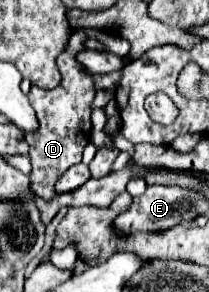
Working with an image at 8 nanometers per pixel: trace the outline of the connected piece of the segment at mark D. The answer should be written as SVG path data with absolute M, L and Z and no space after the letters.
M78 28L72 32L68 50L58 58L58 68L62 74L60 86L56 86L52 90L44 90L38 86L30 88L28 98L36 110L36 116L40 118L40 128L34 134L26 134L26 142L30 144L30 160L32 160L30 184L32 184L32 192L38 194L40 198L54 198L54 194L56 194L54 184L70 166L74 166L82 160L84 144L90 140L90 130L92 130L90 102L96 94L96 88L94 88L94 78L88 74L84 64L80 64L76 60L76 54L86 48L88 38L98 40L100 44L104 44L104 48L108 52L112 52L120 58L124 58L130 50L128 42L122 42L122 38L112 38L110 34L96 30L96 28Z

